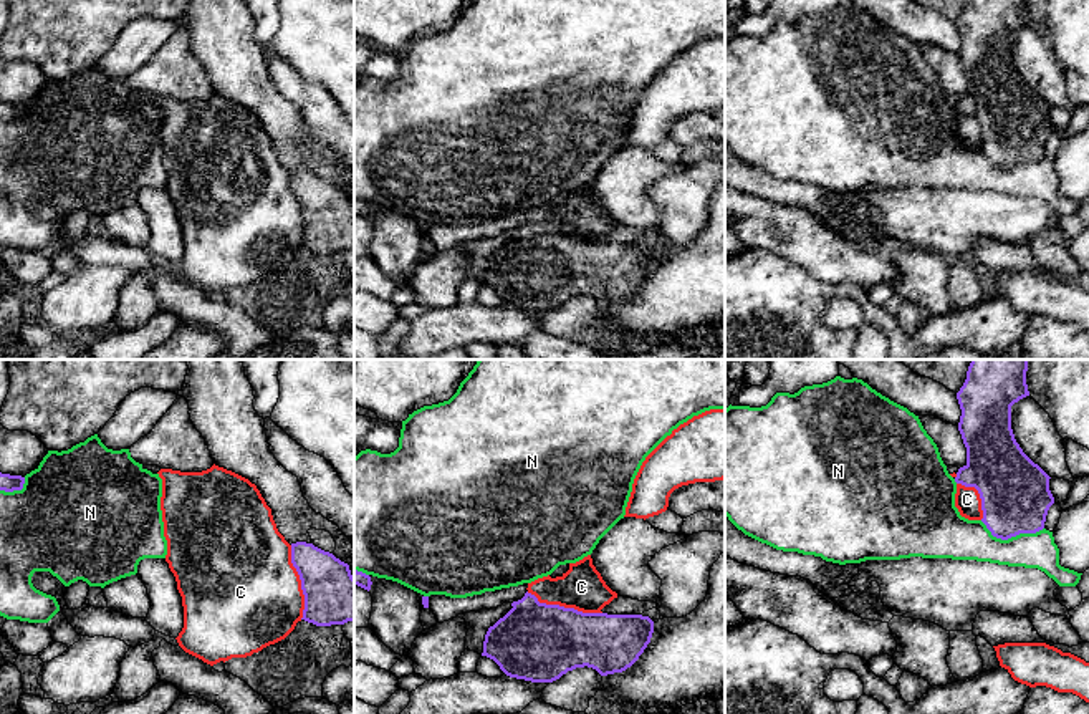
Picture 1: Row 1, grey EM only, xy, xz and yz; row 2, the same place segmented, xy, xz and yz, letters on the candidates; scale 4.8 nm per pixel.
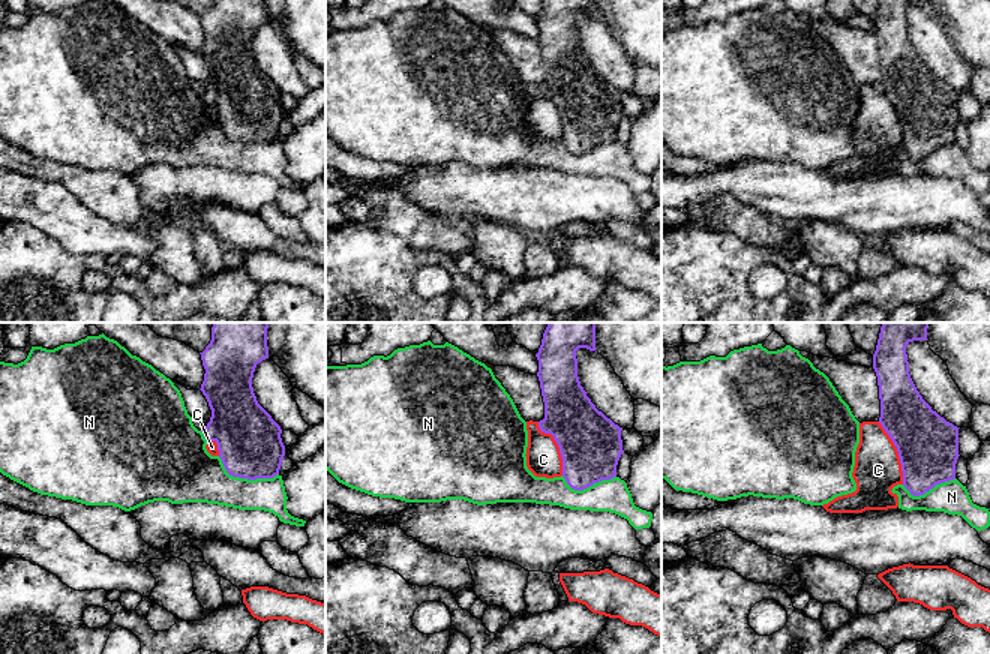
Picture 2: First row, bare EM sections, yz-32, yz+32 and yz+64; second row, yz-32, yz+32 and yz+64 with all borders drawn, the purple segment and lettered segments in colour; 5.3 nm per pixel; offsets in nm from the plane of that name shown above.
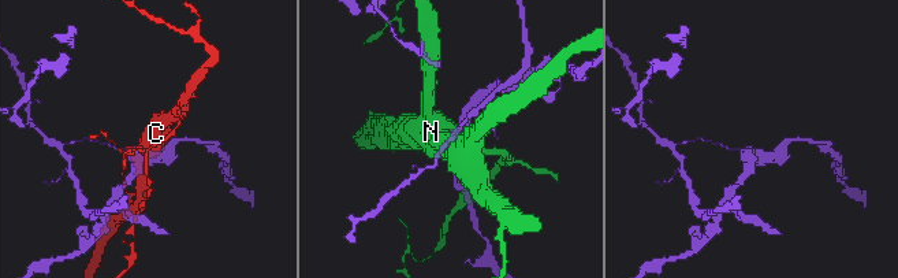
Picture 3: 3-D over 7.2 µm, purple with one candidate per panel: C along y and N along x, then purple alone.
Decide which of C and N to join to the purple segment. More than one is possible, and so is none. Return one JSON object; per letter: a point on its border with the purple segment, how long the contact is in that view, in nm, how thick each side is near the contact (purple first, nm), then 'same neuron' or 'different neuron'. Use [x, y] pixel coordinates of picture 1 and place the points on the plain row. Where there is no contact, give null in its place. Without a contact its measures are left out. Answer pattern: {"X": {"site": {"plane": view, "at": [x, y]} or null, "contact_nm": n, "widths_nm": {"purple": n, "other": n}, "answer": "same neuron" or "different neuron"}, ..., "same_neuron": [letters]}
{"C": {"site": {"plane": "xz", "at": [563, 236]}, "contact_nm": 380, "widths_nm": {"purple": 380, "other": 220}, "answer": "different neuron"}, "N": {"site": {"plane": "yz", "at": [1012, 164]}, "contact_nm": 320, "widths_nm": {"purple": 340, "other": 200}, "answer": "different neuron"}, "same_neuron": []}

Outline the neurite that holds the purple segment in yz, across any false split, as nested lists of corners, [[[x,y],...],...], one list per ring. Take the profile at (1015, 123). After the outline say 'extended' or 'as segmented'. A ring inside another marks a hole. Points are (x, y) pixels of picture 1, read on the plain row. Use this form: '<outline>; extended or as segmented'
[[[967,0],[957,22],[967,93],[955,111],[978,119],[981,151],[1001,169],[1043,159],[1054,133],[1051,106],[1023,81],[1011,58],[1011,35],[1026,25],[1026,0]]]; as segmented

